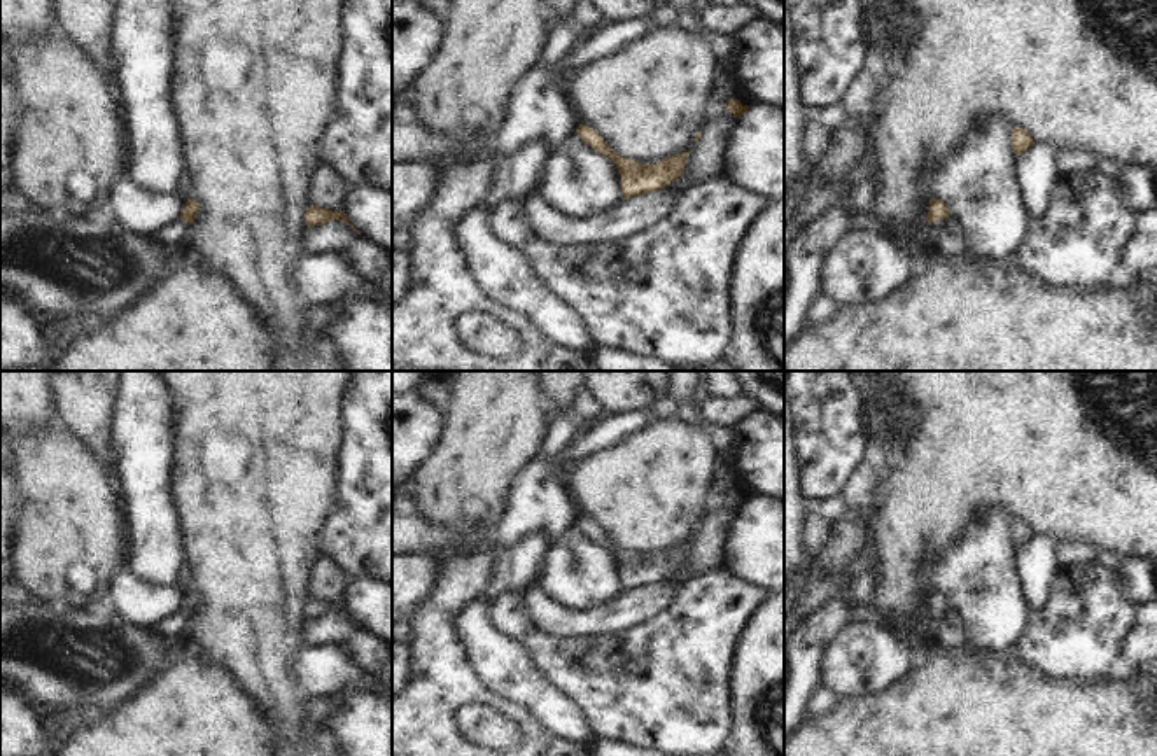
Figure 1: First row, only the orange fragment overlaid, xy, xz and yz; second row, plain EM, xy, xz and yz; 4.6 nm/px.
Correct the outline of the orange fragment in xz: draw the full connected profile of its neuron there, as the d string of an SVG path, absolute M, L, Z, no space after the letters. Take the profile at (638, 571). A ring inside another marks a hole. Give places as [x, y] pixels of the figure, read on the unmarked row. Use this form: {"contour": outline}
{"contour": "M579 516L576 525L595 544L602 546L604 550L611 551L616 556L621 567L623 592L656 584L667 579L670 574L676 574L686 558L688 546L691 544L688 542L688 544L672 548L669 551L662 551L656 556L641 556L634 551L620 550L595 522L585 516Z"}

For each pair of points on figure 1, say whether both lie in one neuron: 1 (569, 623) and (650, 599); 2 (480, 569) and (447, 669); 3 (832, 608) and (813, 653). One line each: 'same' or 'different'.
1: same
2: same
3: same

